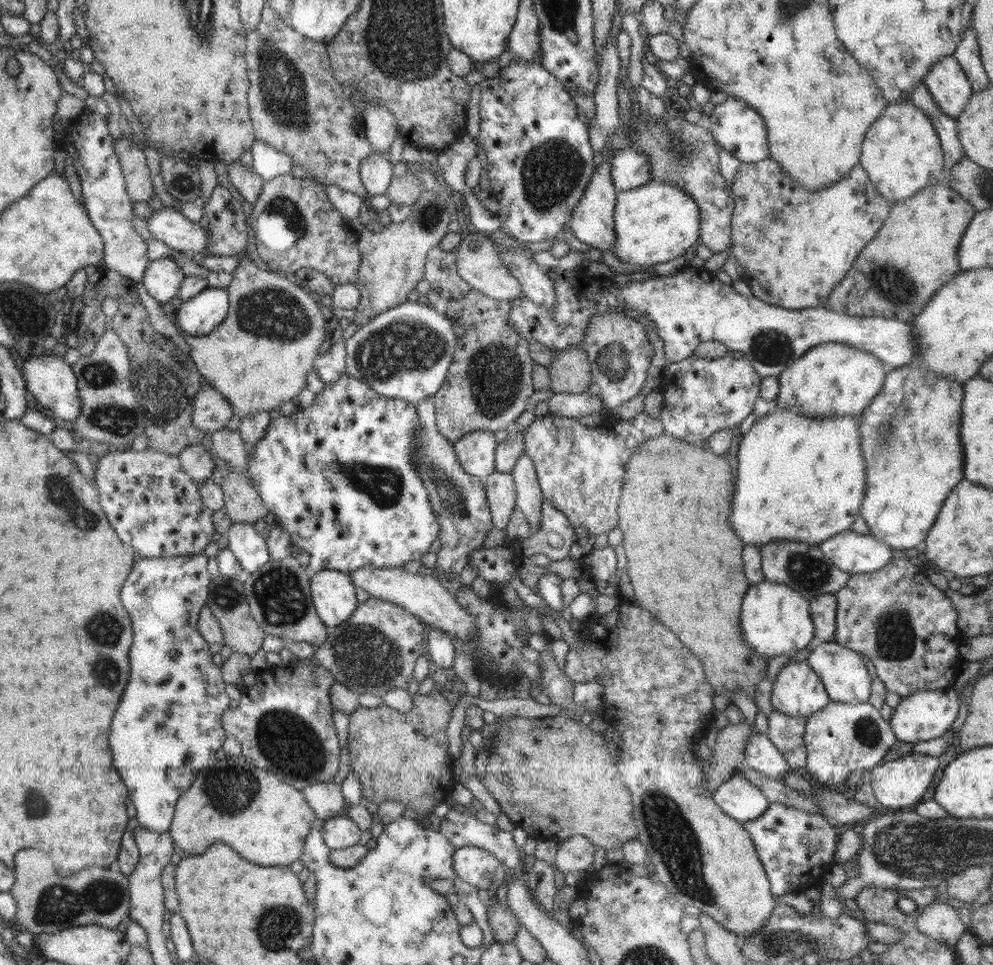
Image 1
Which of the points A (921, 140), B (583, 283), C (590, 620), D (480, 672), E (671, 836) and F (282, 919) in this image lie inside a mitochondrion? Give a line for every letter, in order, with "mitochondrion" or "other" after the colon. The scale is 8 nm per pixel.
A: other
B: other
C: other
D: other
E: mitochondrion
F: mitochondrion

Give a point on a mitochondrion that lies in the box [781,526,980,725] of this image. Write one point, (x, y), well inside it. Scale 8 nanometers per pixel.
(894, 637)

